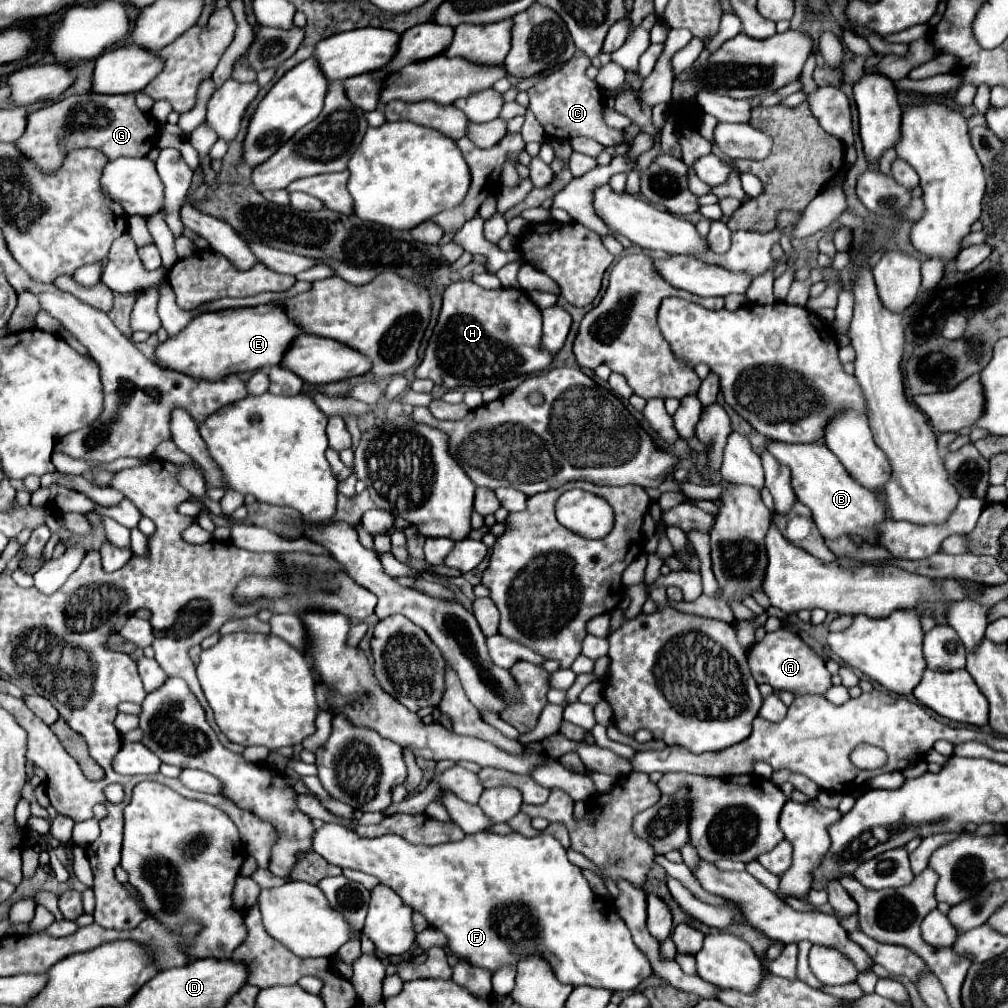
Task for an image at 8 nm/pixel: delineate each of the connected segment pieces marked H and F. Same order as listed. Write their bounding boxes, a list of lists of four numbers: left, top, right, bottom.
[[416,280,554,388],[312,824,652,992]]

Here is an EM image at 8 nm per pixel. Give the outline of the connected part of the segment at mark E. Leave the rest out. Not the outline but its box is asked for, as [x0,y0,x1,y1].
[154,304,300,380]

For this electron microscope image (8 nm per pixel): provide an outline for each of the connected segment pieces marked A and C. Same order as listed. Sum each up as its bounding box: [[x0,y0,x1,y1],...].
[[748,628,832,696],[528,56,630,146]]

